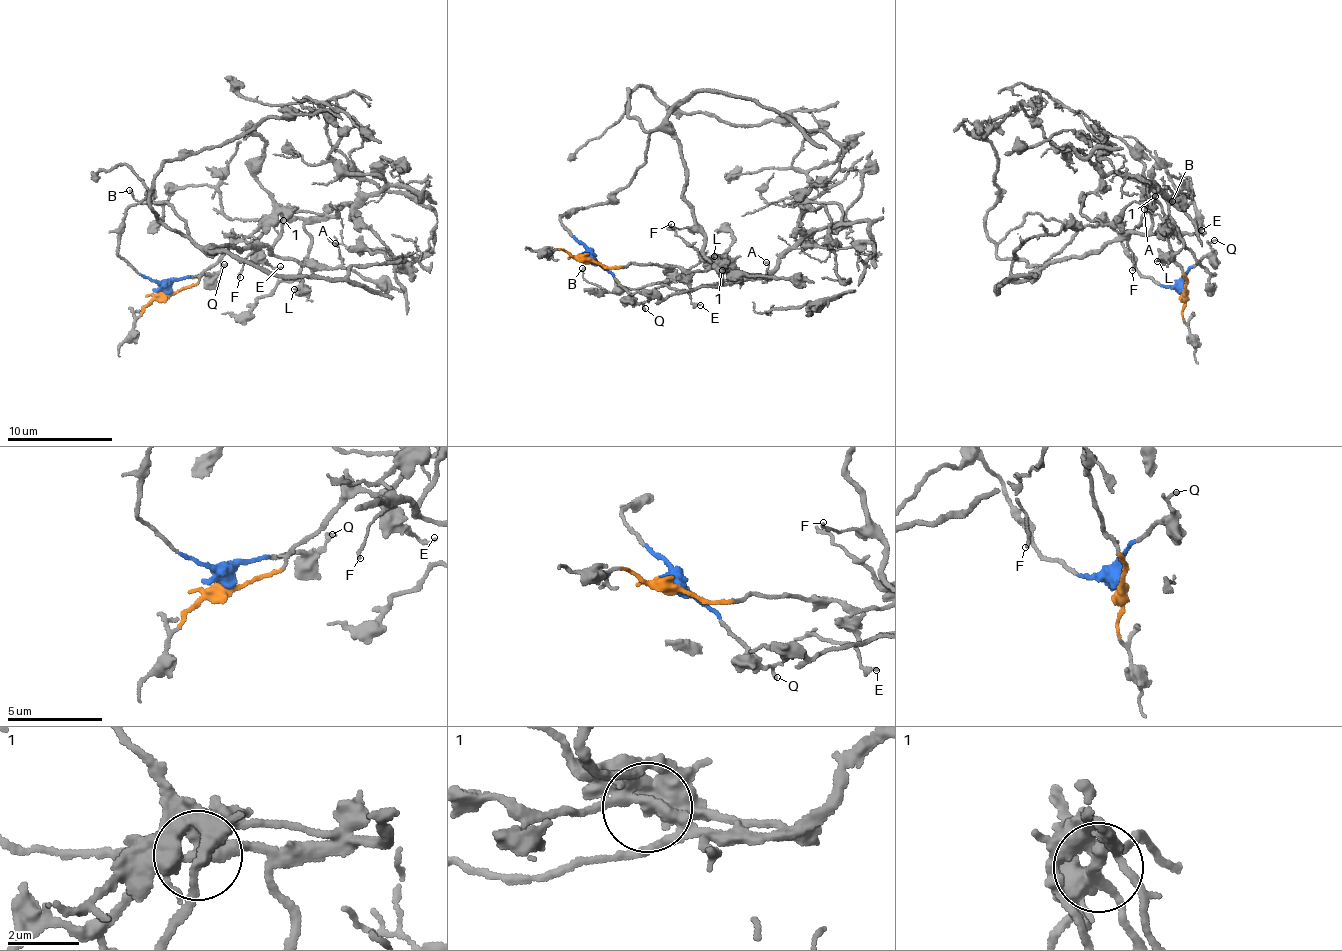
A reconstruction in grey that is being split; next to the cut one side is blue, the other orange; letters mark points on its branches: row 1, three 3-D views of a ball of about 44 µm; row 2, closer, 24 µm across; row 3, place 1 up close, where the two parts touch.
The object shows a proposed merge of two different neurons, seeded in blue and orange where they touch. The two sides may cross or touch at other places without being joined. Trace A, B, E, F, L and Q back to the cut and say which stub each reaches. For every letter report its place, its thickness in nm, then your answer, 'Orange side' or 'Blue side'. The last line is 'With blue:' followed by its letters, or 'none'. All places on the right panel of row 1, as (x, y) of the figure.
A: Place: (1144, 209). Thickness 130 nm. Blue side
B: Place: (1172, 201). Thickness 150 nm. Orange side
E: Place: (1201, 230). Thickness 170 nm. Orange side
F: Place: (1132, 270). Thickness 140 nm. Blue side
L: Place: (1157, 261). Thickness 340 nm. Orange side
Q: Place: (1214, 240). Thickness 180 nm. Blue side
With blue: A, F, Q

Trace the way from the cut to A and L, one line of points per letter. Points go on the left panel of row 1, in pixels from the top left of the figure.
A: (165, 293), (117, 253), (132, 205), (151, 197), (207, 246), (266, 247), (336, 268), (334, 243)
L: (166, 294), (193, 286), (234, 244), (258, 238), (275, 221), (300, 218), (311, 242), (301, 286), (294, 289)

